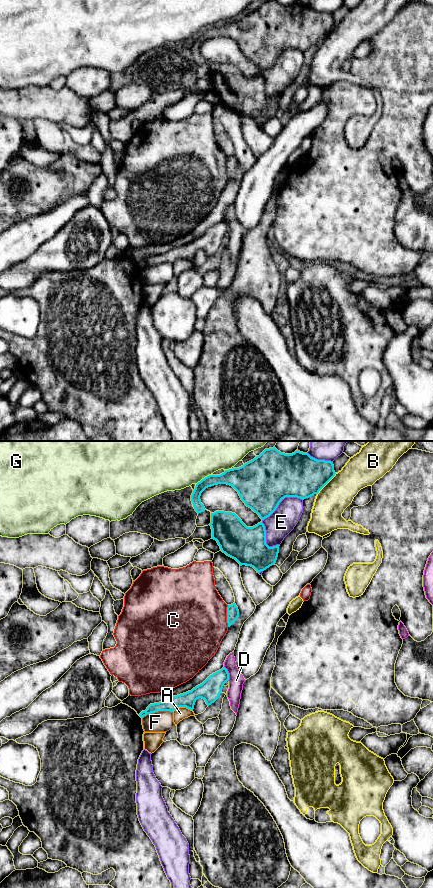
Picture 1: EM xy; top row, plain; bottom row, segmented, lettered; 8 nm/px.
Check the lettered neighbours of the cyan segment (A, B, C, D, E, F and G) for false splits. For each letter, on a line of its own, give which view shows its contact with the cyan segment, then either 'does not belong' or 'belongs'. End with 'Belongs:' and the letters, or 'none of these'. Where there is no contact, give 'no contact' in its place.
A: contact in xy; does not belong
B: contact in xy; does not belong
C: contact in xy; does not belong
D: contact in xy; does not belong
E: contact in xy; does not belong
F: contact in xy; does not belong
G: contact in xy; does not belong
Belongs: none of these

